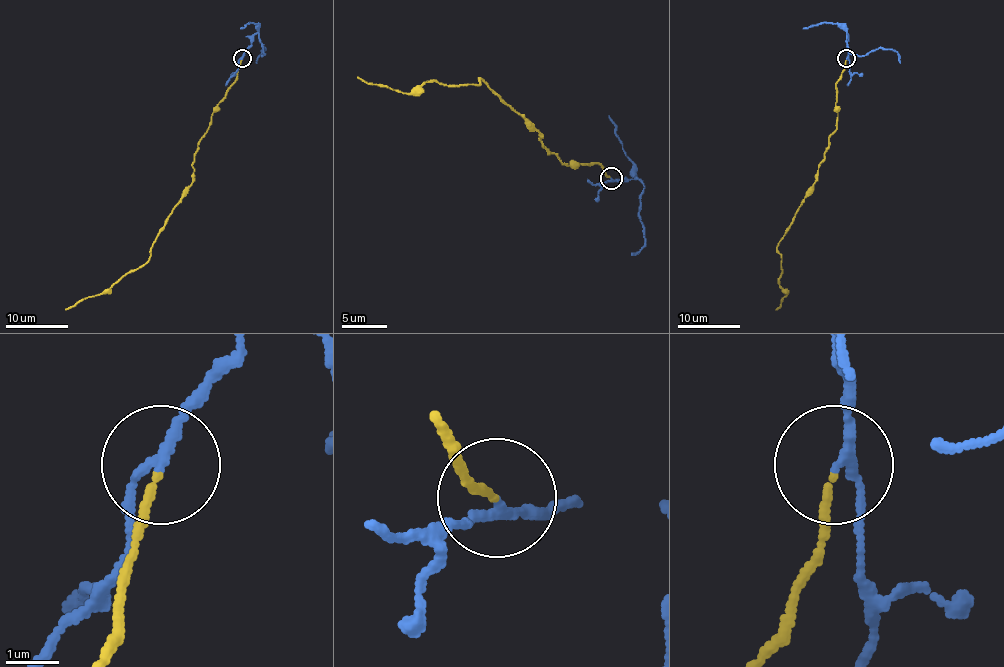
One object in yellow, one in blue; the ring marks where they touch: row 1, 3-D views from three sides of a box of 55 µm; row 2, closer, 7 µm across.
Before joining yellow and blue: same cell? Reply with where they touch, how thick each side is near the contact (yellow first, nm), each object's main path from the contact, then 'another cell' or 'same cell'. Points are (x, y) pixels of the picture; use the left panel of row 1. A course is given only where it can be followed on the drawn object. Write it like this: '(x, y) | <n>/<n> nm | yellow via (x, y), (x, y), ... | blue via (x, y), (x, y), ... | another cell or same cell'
(242, 58) | 120/160 nm | yellow via (241, 58), (237, 79), (201, 138), (193, 181), (153, 242), (150, 258), (97, 295), (65, 309) | blue via (241, 58), (251, 44), (251, 38), (257, 34), (265, 54), (262, 55), (265, 48), (255, 63) | another cell

